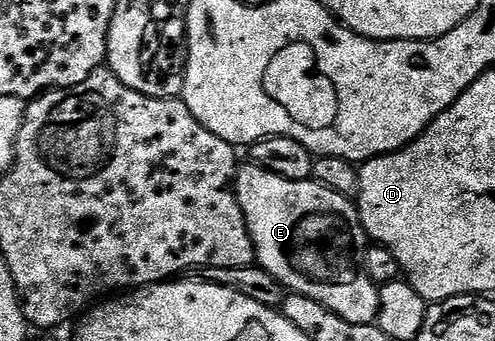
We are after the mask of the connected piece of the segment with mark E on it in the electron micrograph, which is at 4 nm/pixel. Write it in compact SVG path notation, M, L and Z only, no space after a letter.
M247 165L237 169L234 189L256 249L258 265L282 283L285 291L318 300L318 304L330 308L330 312L350 324L373 325L380 317L380 291L368 275L367 256L360 251L370 246L370 239L360 225L360 212L353 199L343 198L315 180L291 182L261 166Z

